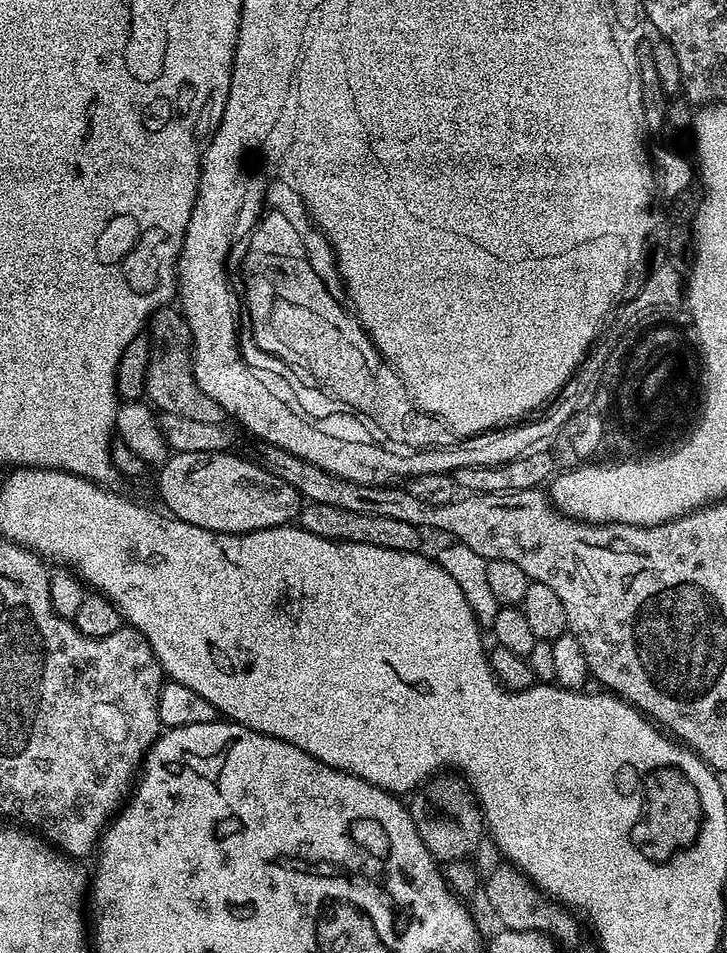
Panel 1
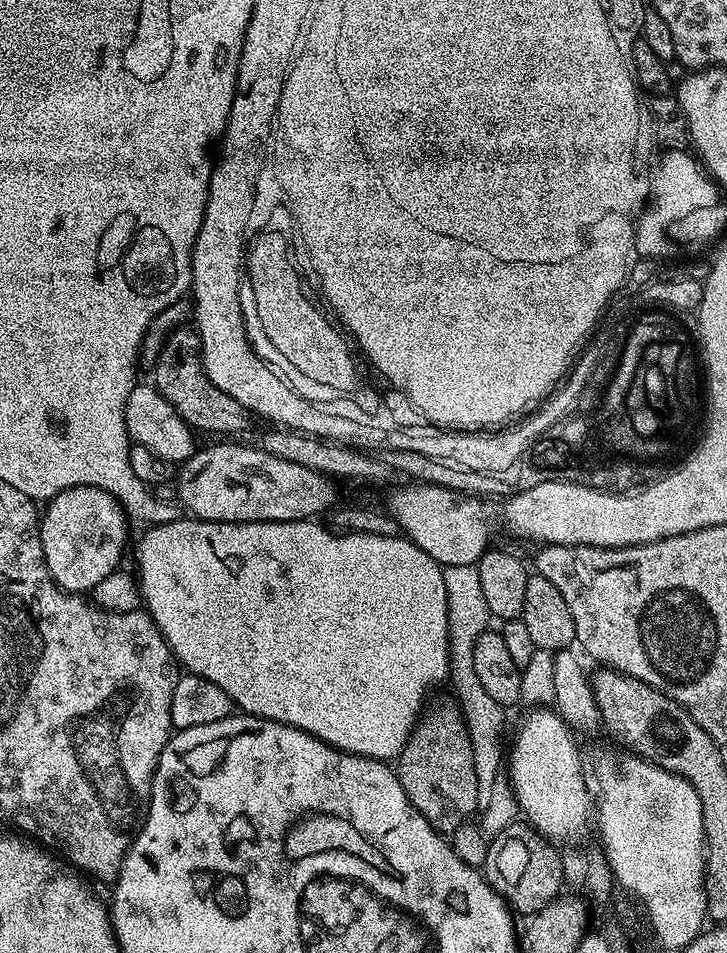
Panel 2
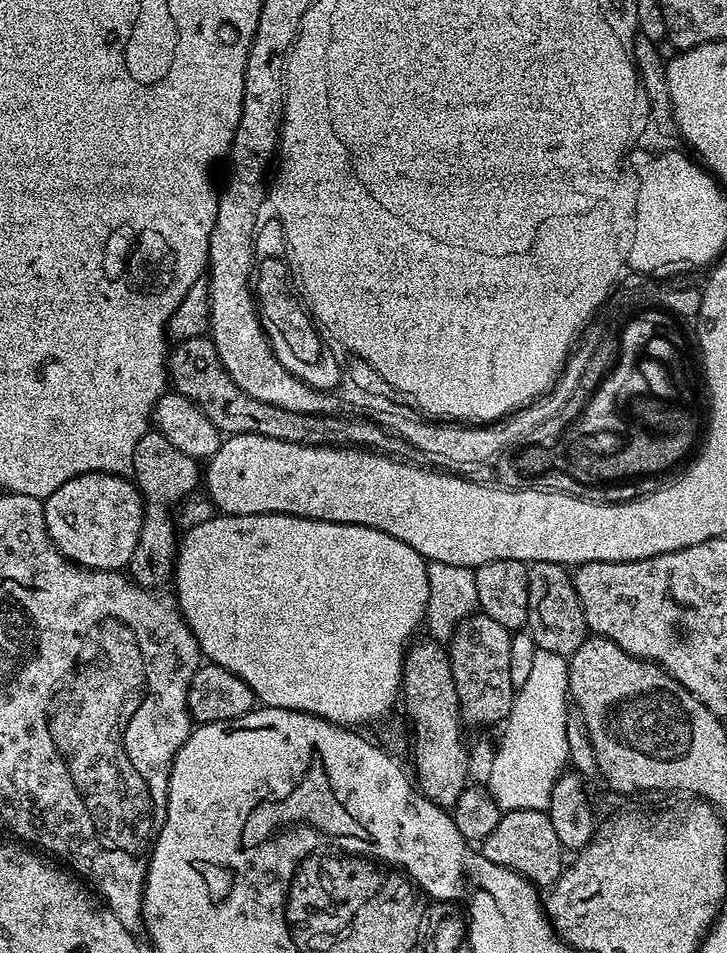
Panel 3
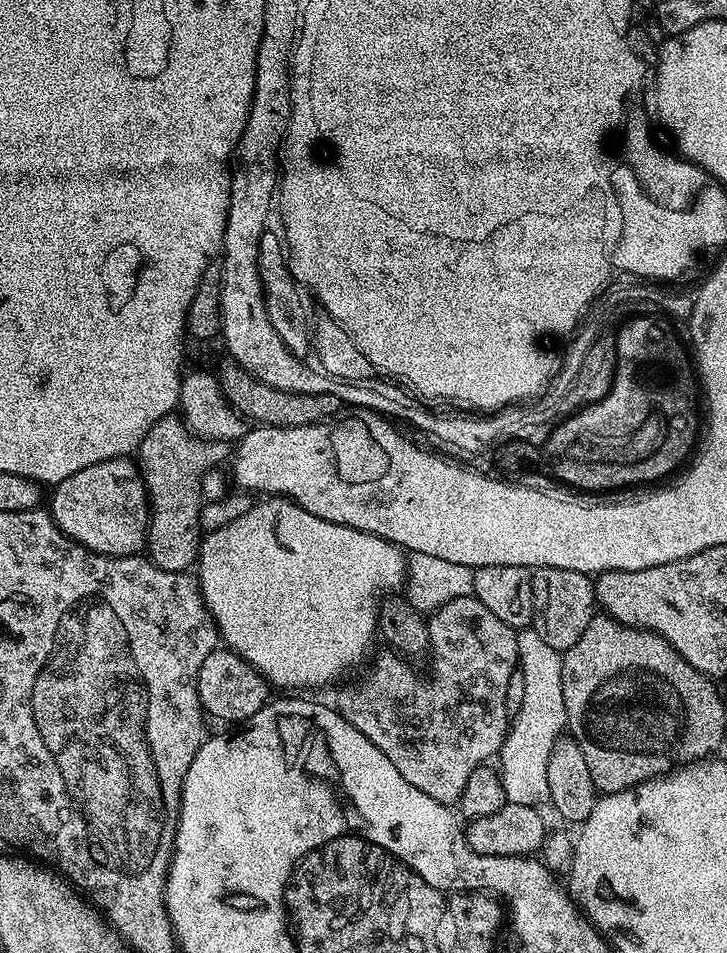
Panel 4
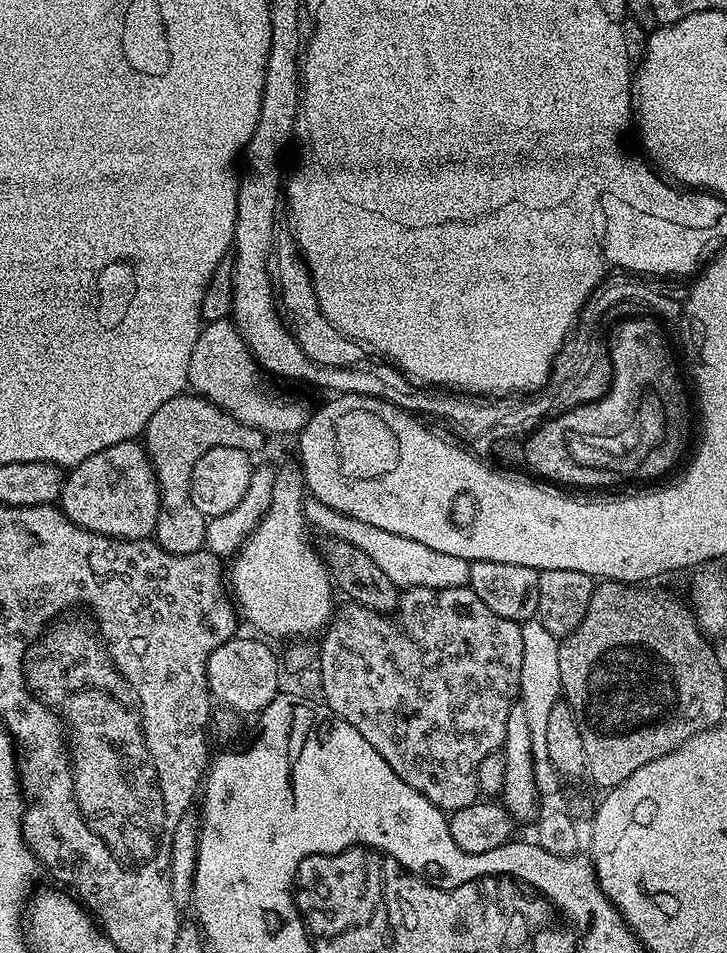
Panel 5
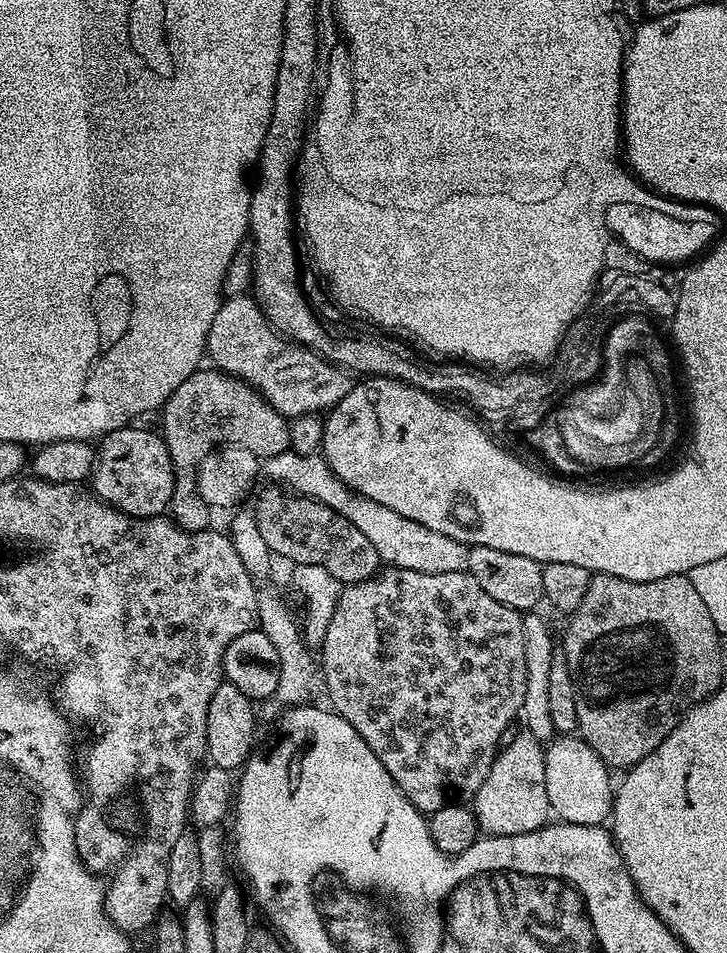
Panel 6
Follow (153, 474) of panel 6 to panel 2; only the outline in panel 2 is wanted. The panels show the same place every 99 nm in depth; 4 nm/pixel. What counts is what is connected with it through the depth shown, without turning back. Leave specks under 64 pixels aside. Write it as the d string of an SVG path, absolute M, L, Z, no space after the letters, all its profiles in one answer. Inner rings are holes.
M74 486L47 501L45 508L40 516L40 541L52 581L63 592L91 593L102 578L121 567L130 525L124 507L98 486Z

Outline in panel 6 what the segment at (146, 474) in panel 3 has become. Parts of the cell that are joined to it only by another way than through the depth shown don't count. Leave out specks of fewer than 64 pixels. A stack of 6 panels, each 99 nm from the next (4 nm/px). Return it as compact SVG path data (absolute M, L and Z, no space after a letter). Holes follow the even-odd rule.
M212 366L201 367L165 402L162 435L174 466L174 494L171 519L187 532L209 527L210 507L200 499L196 472L213 449L221 445L240 445L259 458L271 458L289 451L289 421L258 393L251 384Z

